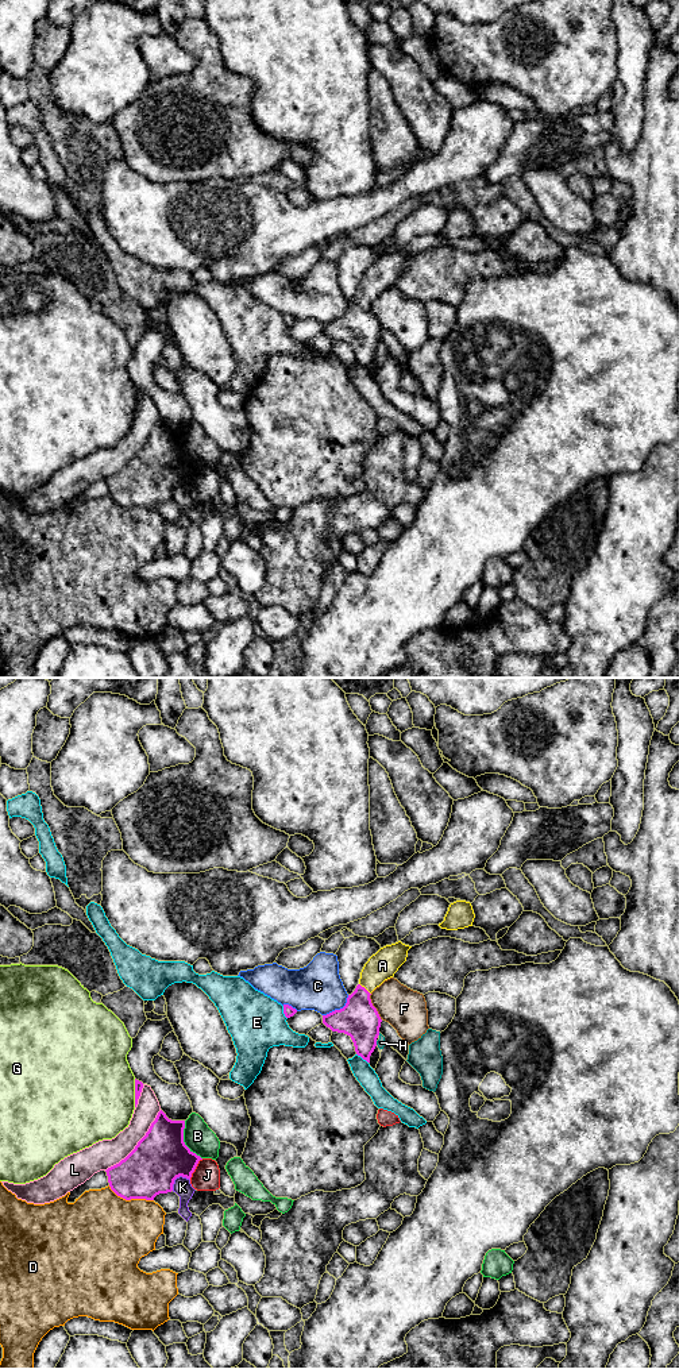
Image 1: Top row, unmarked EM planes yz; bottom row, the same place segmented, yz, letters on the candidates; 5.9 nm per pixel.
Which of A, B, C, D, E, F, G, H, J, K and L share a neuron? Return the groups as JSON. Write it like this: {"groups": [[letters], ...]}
{"groups": [["A"], ["B"], ["C"], ["D"], ["E"], ["F"], ["G"], ["H"], ["J"], ["K"], ["L"]]}

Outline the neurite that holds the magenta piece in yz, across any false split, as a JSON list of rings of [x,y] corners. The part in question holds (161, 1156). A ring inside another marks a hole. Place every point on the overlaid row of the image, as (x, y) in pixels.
[[[161,1110],[135,1149],[119,1164],[105,1171],[111,1189],[126,1200],[154,1200],[159,1193],[171,1192],[177,1177],[182,1176],[190,1180],[198,1161],[202,1158],[185,1145],[184,1129],[185,1121],[171,1121]]]

